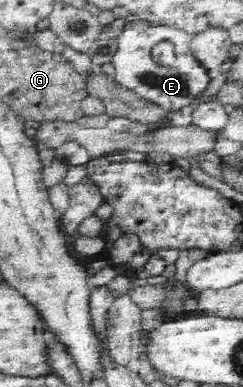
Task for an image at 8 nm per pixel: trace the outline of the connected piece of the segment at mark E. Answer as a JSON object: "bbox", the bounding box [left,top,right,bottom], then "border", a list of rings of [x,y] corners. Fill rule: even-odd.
{"bbox":[111,20,210,112],"border":[[[144,20],[126,22],[124,32],[117,38],[118,48],[111,62],[116,70],[114,80],[124,88],[134,91],[140,98],[168,108],[171,112],[189,105],[210,84],[207,72],[200,67],[200,63],[191,51],[192,39],[183,30],[169,26],[150,26]],[[169,39],[174,42],[176,56],[172,64],[162,66],[152,58],[152,50],[160,42]]]}

